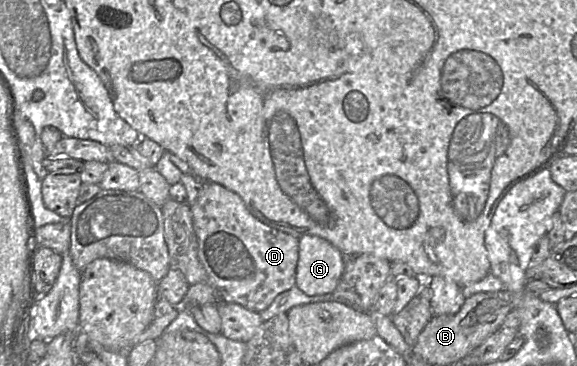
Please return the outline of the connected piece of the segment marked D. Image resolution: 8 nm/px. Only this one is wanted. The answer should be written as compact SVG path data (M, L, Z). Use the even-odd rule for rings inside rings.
M202 182L198 197L191 205L191 212L198 240L198 258L220 301L261 312L270 306L278 294L296 285L299 238L262 223L250 213L237 193L215 182Z

